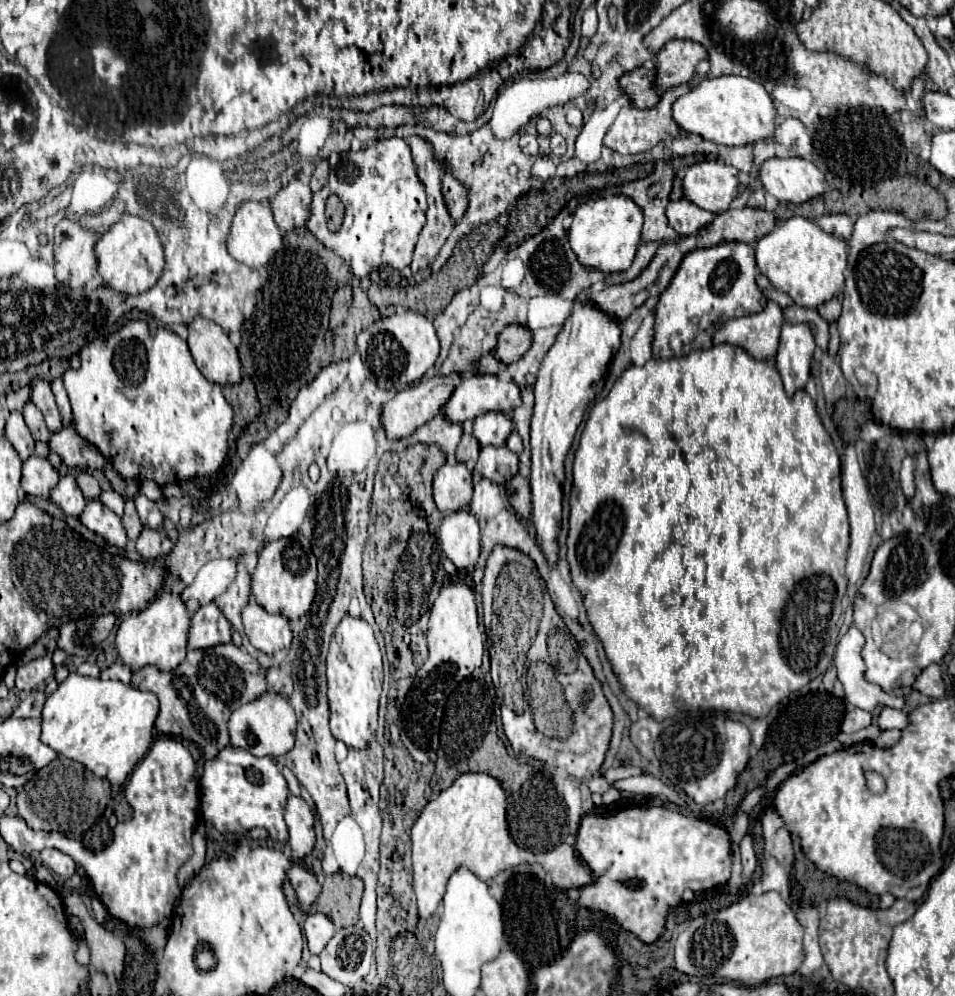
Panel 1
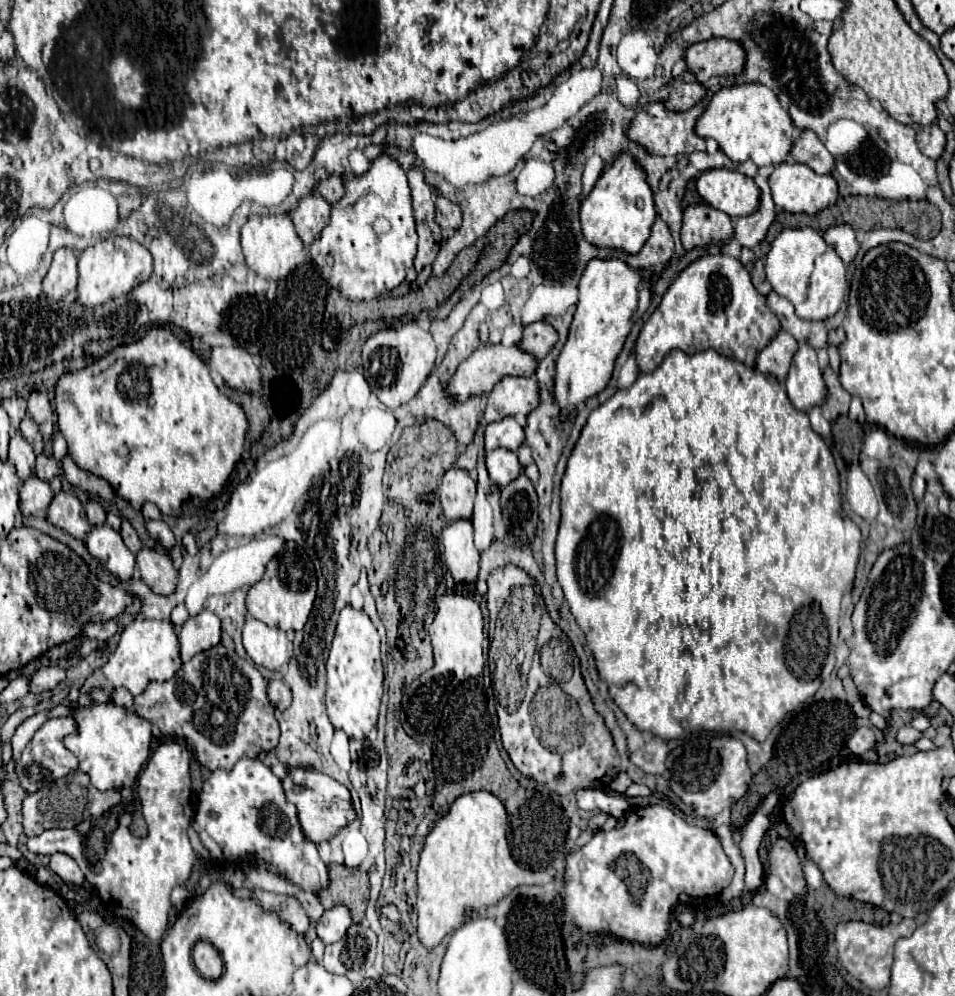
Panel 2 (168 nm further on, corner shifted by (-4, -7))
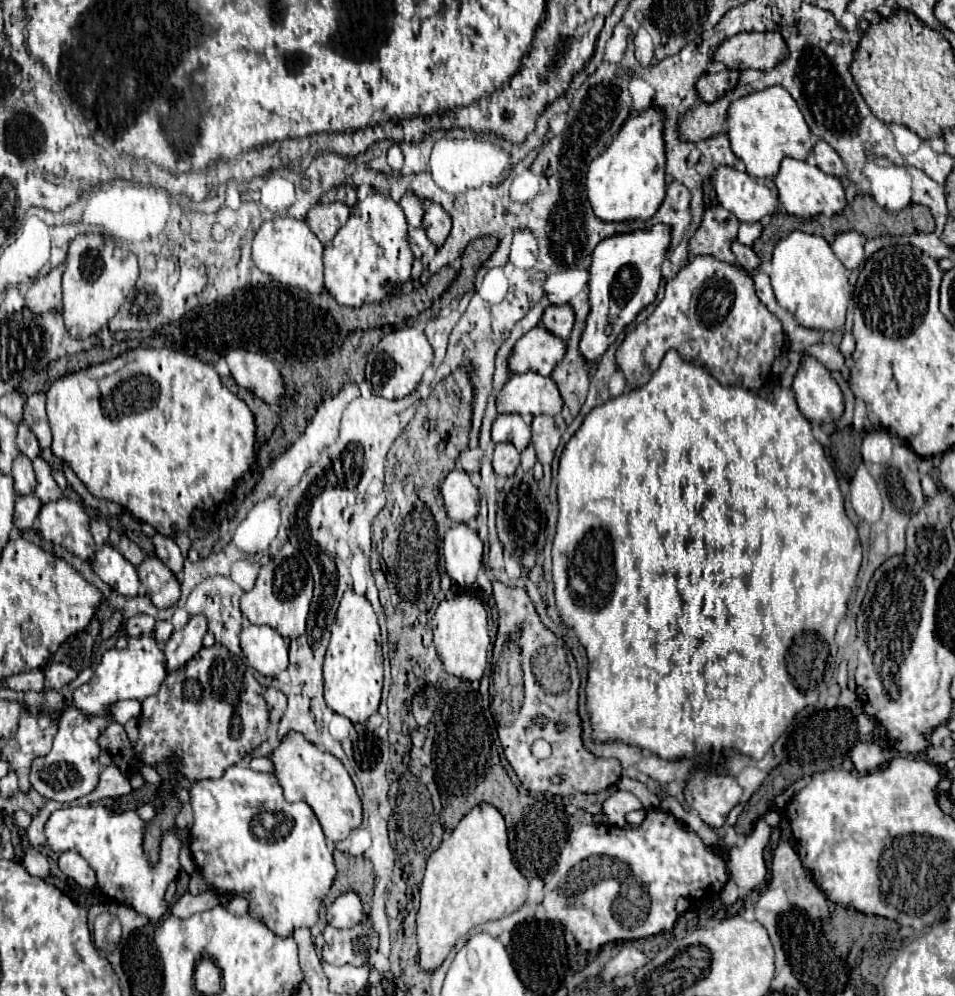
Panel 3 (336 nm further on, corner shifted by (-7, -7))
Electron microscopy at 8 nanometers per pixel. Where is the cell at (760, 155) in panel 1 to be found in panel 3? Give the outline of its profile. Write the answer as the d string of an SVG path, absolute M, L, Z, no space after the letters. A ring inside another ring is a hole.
M743 222L743 224L739 226L737 240L739 240L741 244L745 244L745 246L751 246L751 244L761 236L761 232L763 232L763 224L761 224L761 222L753 222L753 224Z

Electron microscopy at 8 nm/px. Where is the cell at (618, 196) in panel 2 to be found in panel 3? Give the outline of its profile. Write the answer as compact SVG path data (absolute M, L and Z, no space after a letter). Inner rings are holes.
M647 106L635 118L627 120L611 146L591 162L587 172L587 198L601 222L633 222L641 220L647 222L661 206L665 198L665 146L663 146L663 116L657 108Z

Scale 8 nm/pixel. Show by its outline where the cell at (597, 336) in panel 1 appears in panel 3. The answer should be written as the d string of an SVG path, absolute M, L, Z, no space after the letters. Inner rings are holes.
M653 226L651 230L639 230L633 234L621 234L613 238L605 238L605 242L599 242L593 260L589 266L589 314L585 322L585 330L581 334L579 342L579 354L589 360L589 364L601 360L601 356L609 350L609 346L615 342L615 338L623 332L627 324L631 324L637 314L649 306L655 296L657 288L661 284L661 262L669 248L669 230L667 226ZM619 302L621 314L615 322L615 330L611 336L603 332L605 318L609 312L609 304Z

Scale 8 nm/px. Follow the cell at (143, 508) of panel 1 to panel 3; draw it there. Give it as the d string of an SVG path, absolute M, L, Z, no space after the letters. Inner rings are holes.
M155 534L153 536L153 544L155 544L155 552L157 552L157 558L161 562L165 562L175 574L183 568L183 554L179 550L179 546L175 544L175 540L171 536L165 536L165 534Z

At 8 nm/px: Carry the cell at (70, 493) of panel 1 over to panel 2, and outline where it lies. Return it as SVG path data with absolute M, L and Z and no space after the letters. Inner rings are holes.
M68 492L54 494L48 508L48 522L78 540L84 540L90 532L90 524L86 522L86 514L80 500Z

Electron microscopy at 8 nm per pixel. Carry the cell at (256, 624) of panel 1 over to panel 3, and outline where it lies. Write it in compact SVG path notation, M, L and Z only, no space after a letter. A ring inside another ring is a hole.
M245 626L241 648L249 664L263 676L277 676L289 666L289 648L283 636L271 626Z

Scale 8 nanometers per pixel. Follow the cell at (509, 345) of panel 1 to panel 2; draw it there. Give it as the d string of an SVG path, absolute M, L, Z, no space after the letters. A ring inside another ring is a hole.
M540 320L540 322L532 322L524 328L524 334L522 334L522 340L518 342L518 346L522 350L530 352L532 356L536 356L538 360L542 360L556 342L558 342L558 332L554 330L554 326Z

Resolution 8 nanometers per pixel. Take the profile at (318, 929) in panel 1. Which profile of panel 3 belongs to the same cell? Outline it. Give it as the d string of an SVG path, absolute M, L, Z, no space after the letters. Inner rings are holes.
M353 892L341 894L327 908L327 922L335 928L353 928L353 926L357 926L357 922L361 922L361 918L363 918L361 900Z

